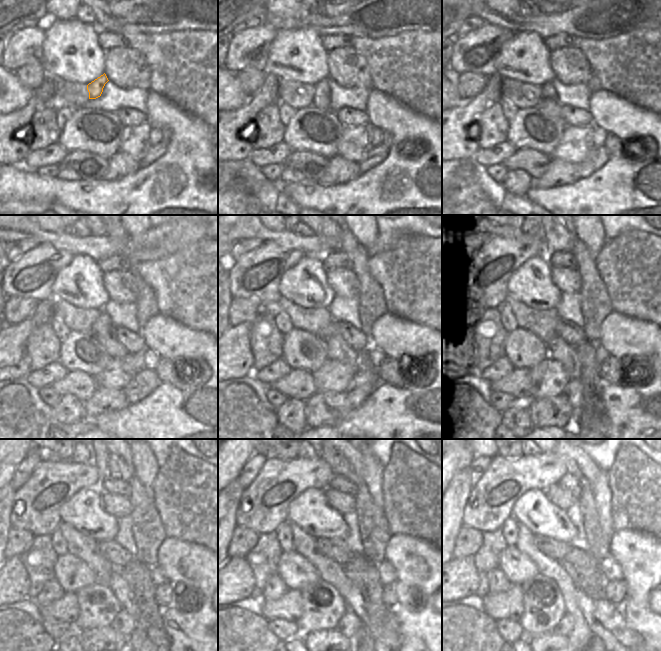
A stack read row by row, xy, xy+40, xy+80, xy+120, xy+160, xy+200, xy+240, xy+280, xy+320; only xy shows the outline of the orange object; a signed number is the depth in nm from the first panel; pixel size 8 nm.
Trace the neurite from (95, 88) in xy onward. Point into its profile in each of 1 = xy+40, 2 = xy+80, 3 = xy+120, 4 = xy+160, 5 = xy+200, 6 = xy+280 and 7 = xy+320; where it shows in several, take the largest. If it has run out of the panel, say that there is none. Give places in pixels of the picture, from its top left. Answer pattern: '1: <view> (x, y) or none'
1: xy+40 (321, 97)
2: xy+80 (548, 103)
3: xy+120 (103, 329)
4: xy+160 (337, 349)
5: xy+200 (566, 354)
6: xy+280 (352, 597)
7: xy+320 (605, 620)

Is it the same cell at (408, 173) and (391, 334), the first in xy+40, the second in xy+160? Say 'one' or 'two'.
one

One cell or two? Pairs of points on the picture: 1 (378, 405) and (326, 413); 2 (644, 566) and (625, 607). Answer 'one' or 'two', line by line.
1: two
2: one

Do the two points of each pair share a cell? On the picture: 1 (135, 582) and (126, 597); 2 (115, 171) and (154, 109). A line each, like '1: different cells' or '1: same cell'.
1: different cells
2: different cells

